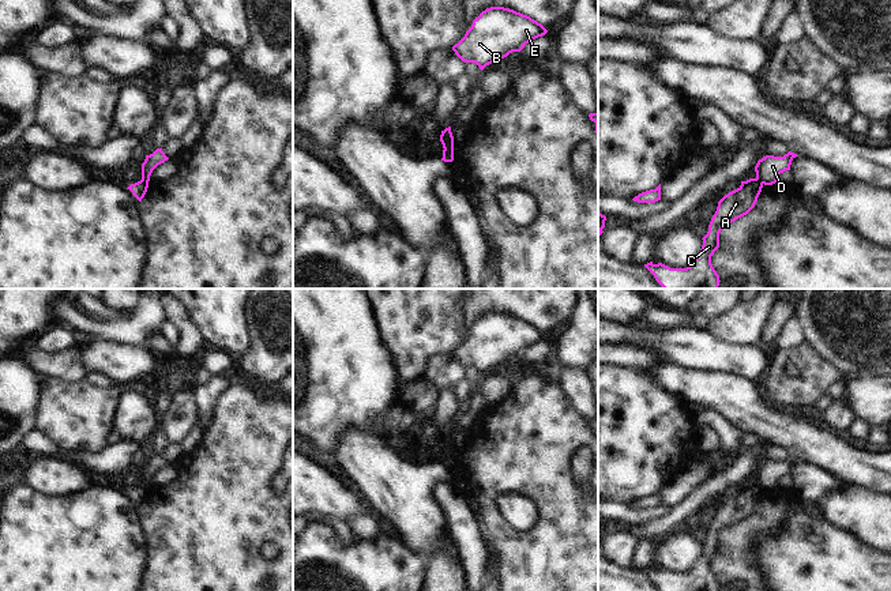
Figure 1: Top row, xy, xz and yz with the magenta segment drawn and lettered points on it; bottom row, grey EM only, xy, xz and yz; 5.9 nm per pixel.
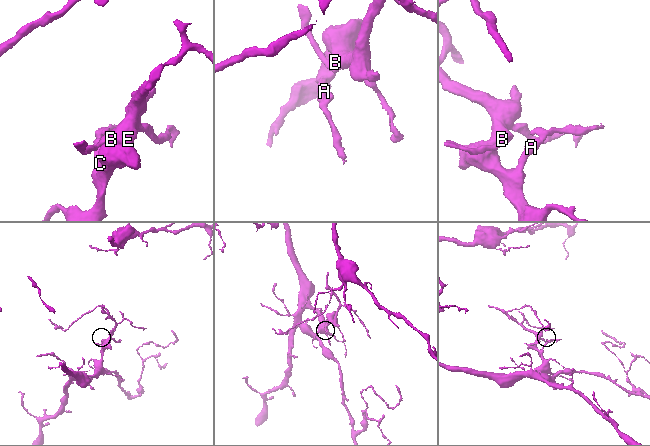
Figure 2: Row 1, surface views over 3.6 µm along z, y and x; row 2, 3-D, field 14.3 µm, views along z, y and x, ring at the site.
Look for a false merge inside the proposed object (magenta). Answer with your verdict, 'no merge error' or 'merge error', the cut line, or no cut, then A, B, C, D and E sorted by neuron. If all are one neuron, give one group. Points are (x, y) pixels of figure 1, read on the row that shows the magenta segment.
merge error; cut xz (452, 143), (444, 149); groups A B C E / D

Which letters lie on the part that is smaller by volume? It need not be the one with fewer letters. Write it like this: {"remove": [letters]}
{"remove": ["D"]}

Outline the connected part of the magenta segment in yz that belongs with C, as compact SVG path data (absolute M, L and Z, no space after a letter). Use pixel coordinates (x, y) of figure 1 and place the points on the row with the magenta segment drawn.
M749 178L741 181L737 189L718 202L708 231L702 238L702 249L689 267L670 268L653 261L644 264L644 267L663 289L718 289L721 281L711 264L711 256L719 248L719 233L726 225L747 215L755 207L762 188L763 184L757 178Z

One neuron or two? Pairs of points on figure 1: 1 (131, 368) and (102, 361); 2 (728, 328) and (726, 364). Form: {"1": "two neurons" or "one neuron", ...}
{"1": "one neuron", "2": "two neurons"}

